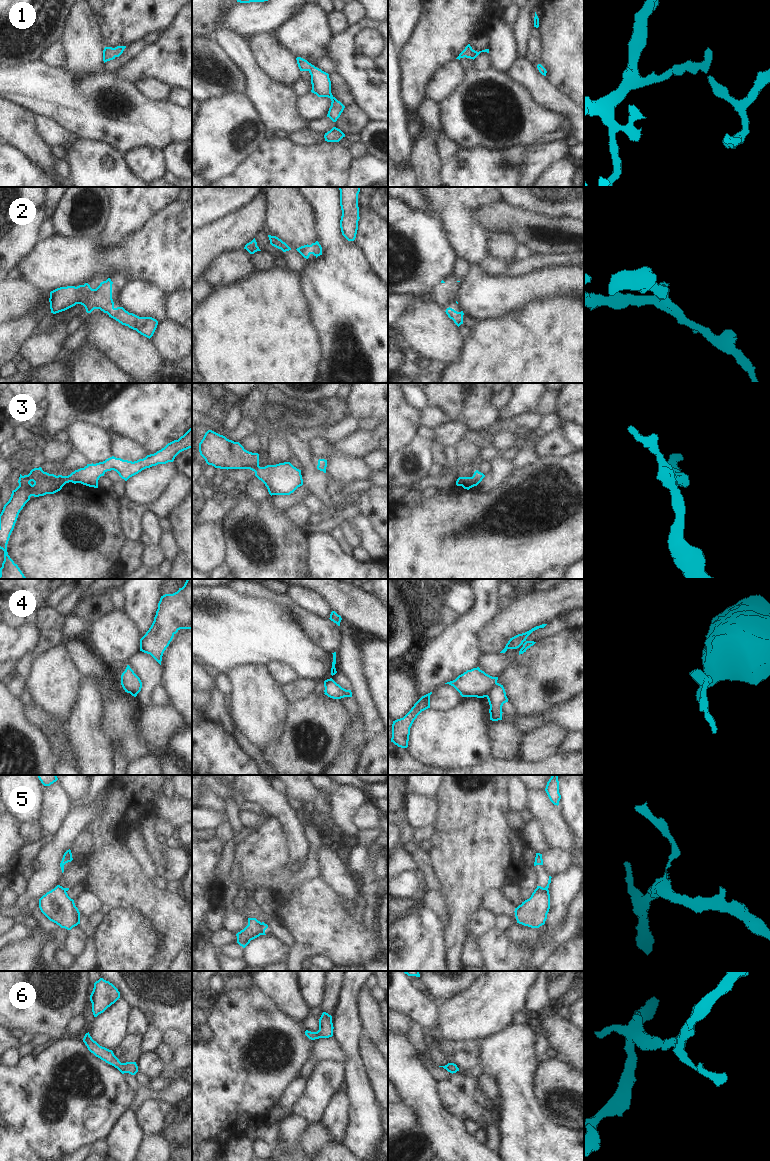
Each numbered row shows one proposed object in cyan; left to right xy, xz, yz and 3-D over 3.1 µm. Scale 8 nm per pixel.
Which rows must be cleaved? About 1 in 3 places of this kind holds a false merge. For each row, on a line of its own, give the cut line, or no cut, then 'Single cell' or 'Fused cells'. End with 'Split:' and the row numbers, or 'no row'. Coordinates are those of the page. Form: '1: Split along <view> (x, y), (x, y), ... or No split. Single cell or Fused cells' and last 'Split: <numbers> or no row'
1: No split. Single cell
2: No split. Single cell
3: Split along xy (59, 475), (66, 482). Fused cells
4: Split along yz (496, 682), (486, 696). Fused cells
5: Split along xz (260, 923), (261, 934). Fused cells
6: No split. Single cell
Split: 3, 4, 5

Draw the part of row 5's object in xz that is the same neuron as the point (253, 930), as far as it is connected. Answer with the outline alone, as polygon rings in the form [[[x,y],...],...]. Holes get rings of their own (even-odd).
[[[248,918],[248,925],[236,934],[237,943],[245,948],[251,940],[261,935],[261,922],[256,918]]]

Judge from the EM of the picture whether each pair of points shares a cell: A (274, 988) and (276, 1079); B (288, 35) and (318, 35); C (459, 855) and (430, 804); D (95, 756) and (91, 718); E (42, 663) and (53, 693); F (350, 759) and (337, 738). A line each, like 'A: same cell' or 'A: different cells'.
A: different cells
B: same cell
C: different cells
D: same cell
E: same cell
F: different cells

